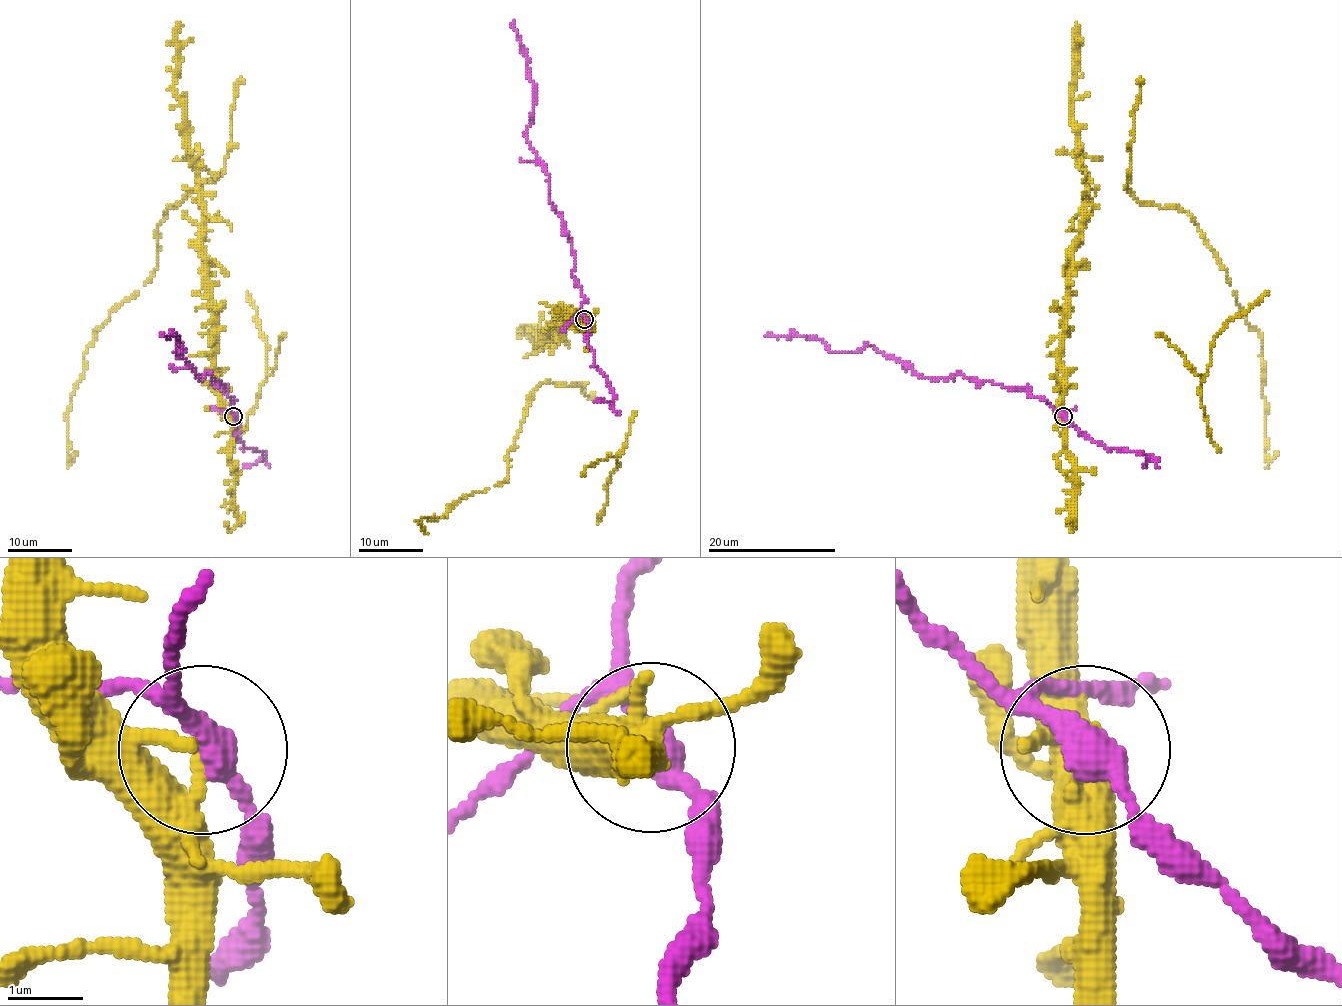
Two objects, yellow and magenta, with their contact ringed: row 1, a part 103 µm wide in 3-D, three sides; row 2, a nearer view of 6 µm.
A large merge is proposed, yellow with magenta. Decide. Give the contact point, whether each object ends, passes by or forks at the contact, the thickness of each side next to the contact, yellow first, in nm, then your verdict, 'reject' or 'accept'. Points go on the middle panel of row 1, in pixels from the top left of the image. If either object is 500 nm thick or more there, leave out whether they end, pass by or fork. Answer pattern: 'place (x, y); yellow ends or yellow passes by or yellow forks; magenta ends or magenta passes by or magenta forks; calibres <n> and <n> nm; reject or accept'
place (584, 319); yellow ends; magenta passes by; calibres 260 and 360 nm; accept

